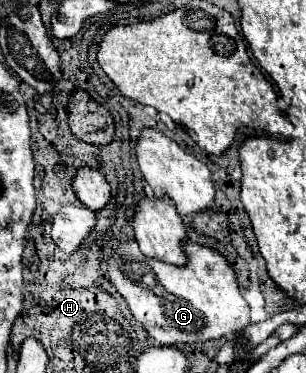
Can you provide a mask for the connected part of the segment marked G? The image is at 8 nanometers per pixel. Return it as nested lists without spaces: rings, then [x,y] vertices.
[[[129,240],[125,244],[119,244],[117,252],[107,260],[109,264],[109,280],[113,286],[119,290],[119,294],[127,300],[131,314],[137,318],[137,322],[143,324],[143,328],[149,332],[151,338],[161,342],[163,346],[173,346],[173,344],[195,344],[195,342],[207,342],[215,338],[231,338],[243,332],[249,324],[249,304],[243,298],[243,292],[237,284],[237,274],[227,262],[227,258],[213,250],[205,248],[193,242],[187,242],[187,256],[191,256],[191,264],[187,268],[175,268],[173,264],[163,264],[159,260],[147,260],[137,242]]]

